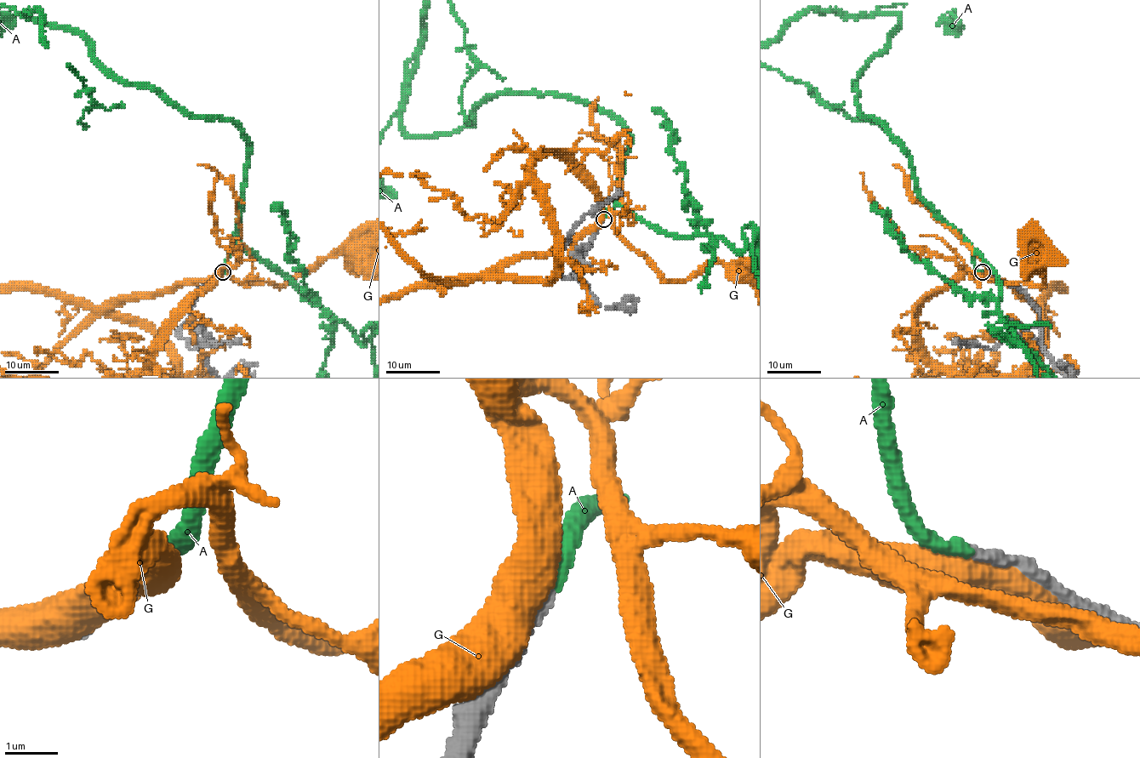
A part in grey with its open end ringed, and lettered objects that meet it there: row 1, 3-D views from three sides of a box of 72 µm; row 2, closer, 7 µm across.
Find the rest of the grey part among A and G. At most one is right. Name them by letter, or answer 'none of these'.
A

